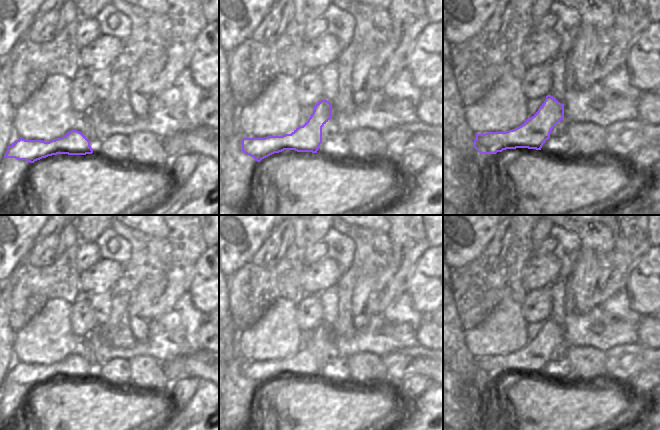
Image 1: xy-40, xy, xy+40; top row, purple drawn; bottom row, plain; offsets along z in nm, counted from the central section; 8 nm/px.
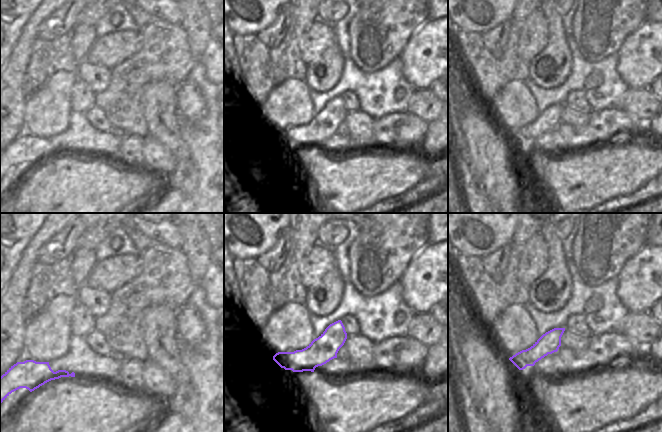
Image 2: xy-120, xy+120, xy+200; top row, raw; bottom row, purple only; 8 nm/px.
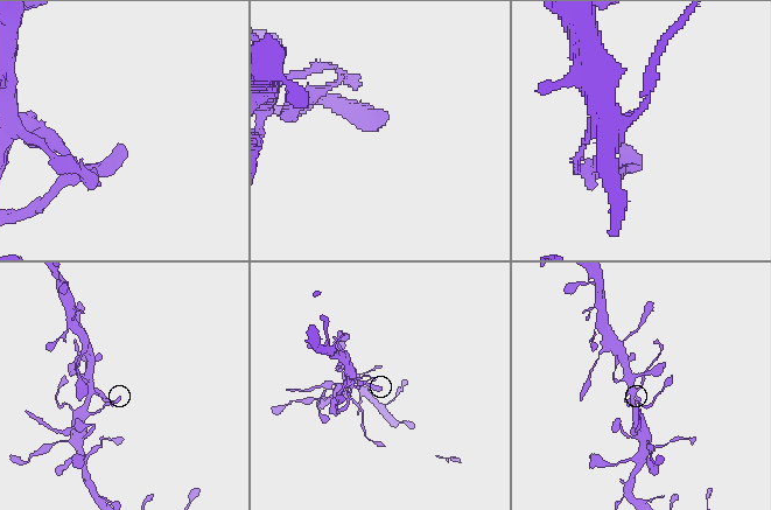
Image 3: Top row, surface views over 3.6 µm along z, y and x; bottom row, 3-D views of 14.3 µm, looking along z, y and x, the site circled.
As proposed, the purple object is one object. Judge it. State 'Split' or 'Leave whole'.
Leave whole

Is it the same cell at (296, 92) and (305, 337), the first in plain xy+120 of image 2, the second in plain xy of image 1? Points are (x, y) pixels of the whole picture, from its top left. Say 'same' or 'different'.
different

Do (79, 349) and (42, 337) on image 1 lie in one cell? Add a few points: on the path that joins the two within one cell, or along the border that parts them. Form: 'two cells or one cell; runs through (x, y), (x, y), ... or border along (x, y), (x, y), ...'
two cells; border along (77, 337), (72, 352)

